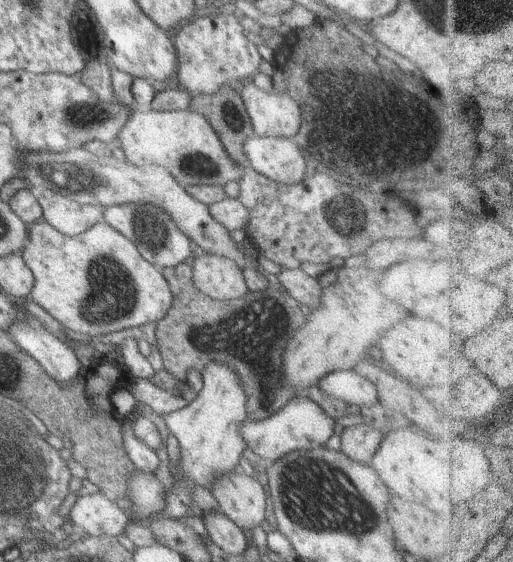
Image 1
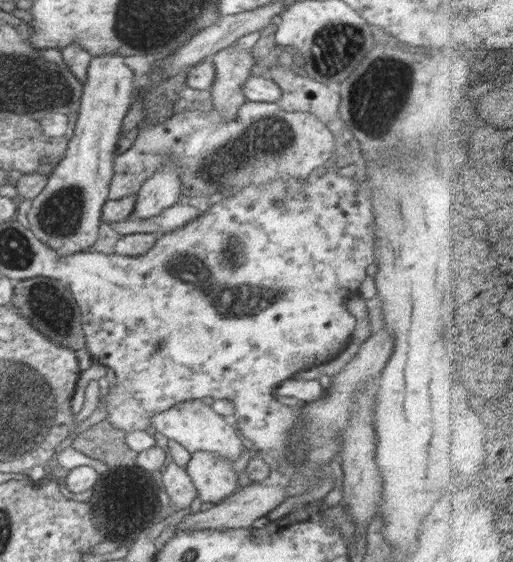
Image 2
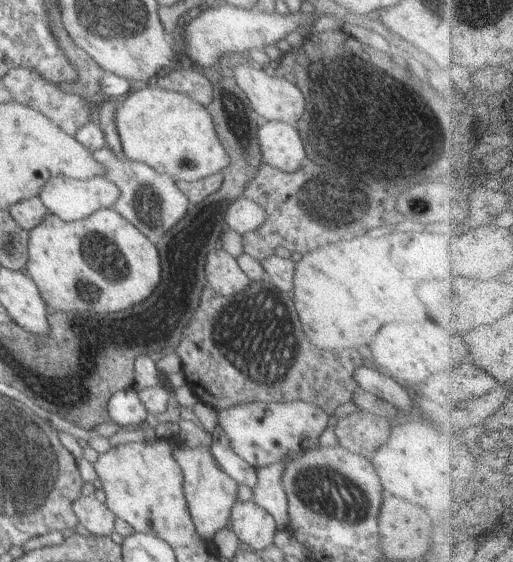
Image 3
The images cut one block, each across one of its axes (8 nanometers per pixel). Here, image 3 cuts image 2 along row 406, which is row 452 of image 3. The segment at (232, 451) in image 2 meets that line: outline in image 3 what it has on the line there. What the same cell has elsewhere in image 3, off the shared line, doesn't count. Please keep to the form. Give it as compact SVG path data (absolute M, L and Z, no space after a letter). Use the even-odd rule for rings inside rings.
M180 442L174 444L173 457L183 469L183 491L189 513L197 533L212 546L213 538L222 530L229 520L232 507L238 500L238 483L223 470L216 469L213 447L197 445L191 448Z

